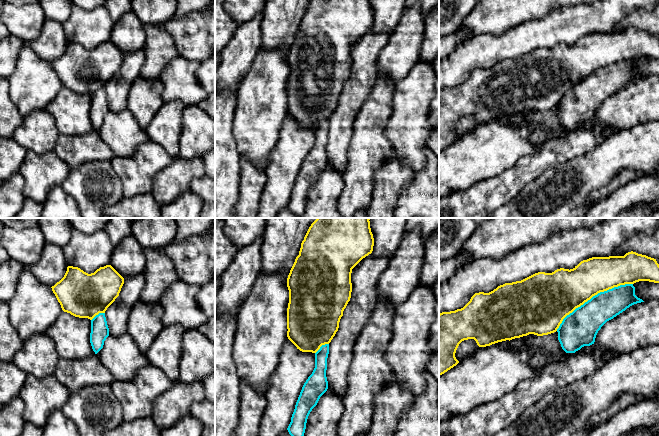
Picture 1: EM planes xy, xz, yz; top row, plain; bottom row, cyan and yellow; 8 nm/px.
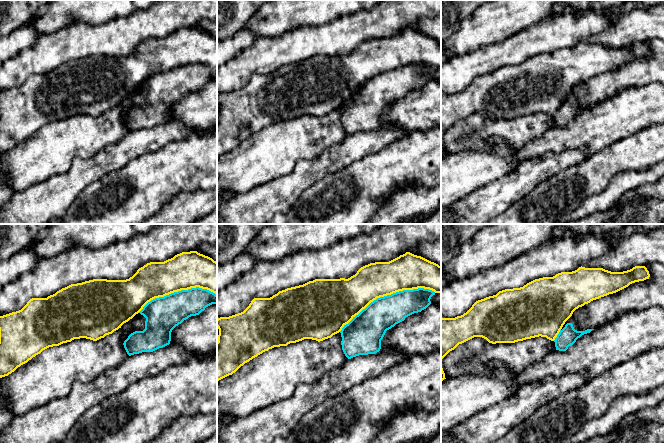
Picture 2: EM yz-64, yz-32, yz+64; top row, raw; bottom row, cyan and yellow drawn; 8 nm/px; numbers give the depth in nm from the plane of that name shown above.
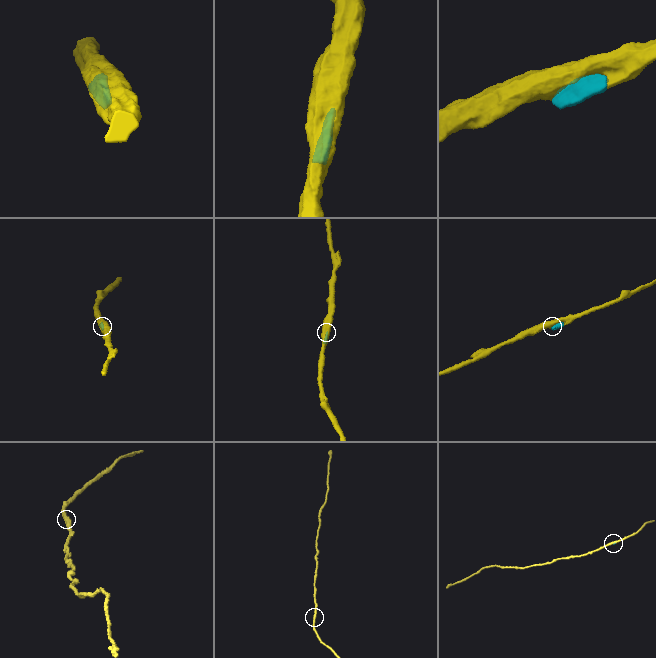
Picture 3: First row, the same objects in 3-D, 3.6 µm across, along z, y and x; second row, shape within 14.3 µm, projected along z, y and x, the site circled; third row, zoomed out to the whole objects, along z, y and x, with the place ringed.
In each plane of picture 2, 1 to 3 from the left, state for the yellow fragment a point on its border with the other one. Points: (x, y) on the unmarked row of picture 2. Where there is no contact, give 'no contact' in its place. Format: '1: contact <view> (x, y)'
1: contact yz-64 (178, 67)
2: contact yz-32 (387, 71)
3: contact yz+64 (557, 111)

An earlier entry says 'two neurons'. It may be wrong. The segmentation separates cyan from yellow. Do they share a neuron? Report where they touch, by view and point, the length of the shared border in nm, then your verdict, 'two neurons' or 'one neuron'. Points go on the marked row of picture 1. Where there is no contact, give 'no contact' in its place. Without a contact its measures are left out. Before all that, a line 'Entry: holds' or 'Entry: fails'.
Entry: fails
yz (593, 296) | 700 nm | one neuron

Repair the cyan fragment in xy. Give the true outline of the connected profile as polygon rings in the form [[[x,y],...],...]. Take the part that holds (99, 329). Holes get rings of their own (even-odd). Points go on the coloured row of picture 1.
[[[68,266],[64,277],[52,286],[64,312],[91,320],[90,343],[97,354],[109,336],[105,311],[119,296],[124,278],[111,266],[88,274]]]

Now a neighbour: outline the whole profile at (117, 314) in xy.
[[[145,275],[124,278],[119,296],[105,311],[109,335],[119,337],[127,333],[127,324],[134,305],[141,300],[146,284]]]

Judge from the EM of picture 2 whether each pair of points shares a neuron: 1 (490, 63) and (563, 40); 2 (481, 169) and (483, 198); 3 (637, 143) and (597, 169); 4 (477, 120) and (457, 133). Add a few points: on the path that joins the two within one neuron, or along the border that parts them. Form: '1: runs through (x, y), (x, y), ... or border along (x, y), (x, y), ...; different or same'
1: runs through (508, 52), (533, 40), (545, 40); same
2: border along (504, 176), (479, 186), (462, 198); different
3: runs through (627, 153), (607, 162); same
4: runs through (472, 125), (462, 133); same

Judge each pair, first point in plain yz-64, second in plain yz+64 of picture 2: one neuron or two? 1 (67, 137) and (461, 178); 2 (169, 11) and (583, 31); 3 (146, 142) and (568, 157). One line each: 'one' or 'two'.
1: one
2: one
3: one

